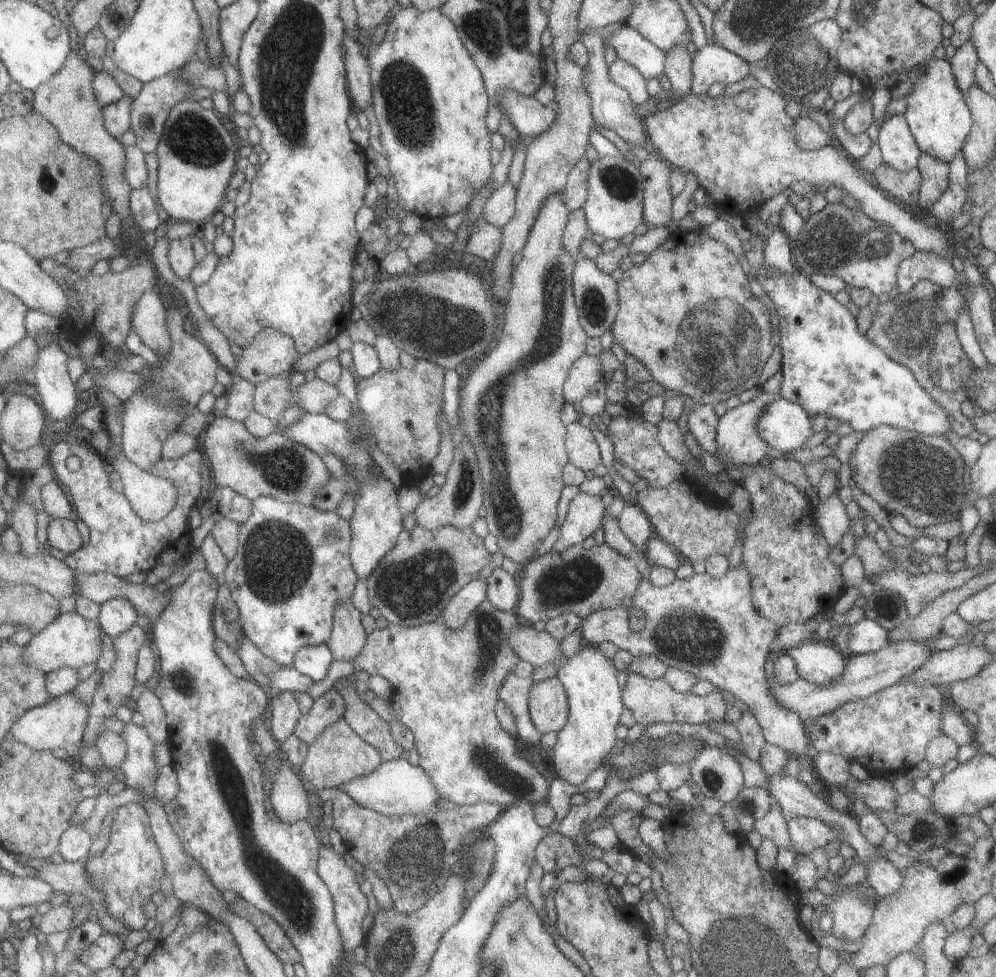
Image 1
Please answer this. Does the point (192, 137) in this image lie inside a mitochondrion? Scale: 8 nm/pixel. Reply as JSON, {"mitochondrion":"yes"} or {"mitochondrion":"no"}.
{"mitochondrion":"yes"}

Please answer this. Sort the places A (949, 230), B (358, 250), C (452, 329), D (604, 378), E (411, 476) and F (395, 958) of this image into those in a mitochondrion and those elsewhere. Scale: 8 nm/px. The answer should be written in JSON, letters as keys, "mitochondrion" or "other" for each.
{"A":"other","B":"other","C":"mitochondrion","D":"other","E":"other","F":"mitochondrion"}

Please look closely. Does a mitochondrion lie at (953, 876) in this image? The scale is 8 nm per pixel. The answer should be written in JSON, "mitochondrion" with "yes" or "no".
{"mitochondrion":"no"}

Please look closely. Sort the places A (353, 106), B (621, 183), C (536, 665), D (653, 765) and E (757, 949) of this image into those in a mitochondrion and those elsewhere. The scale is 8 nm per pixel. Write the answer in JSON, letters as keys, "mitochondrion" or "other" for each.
{"A":"other","B":"mitochondrion","C":"other","D":"other","E":"mitochondrion"}

